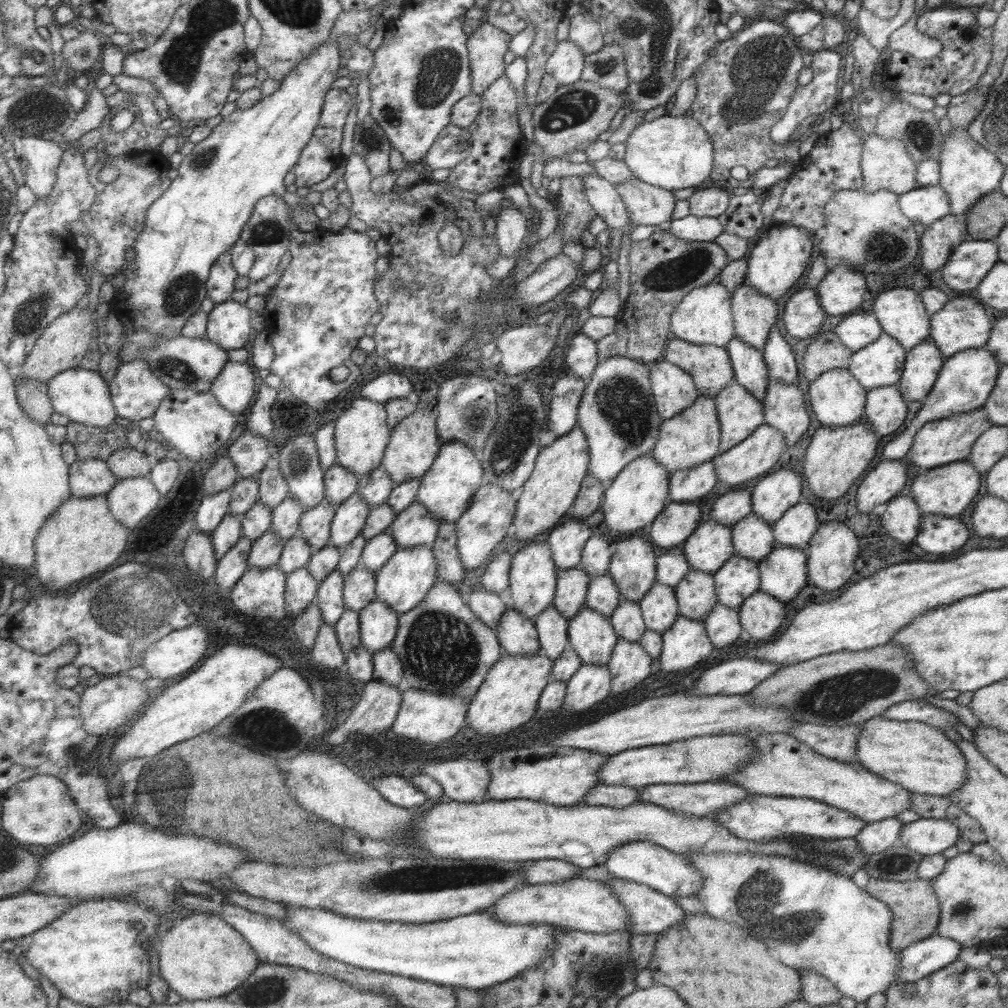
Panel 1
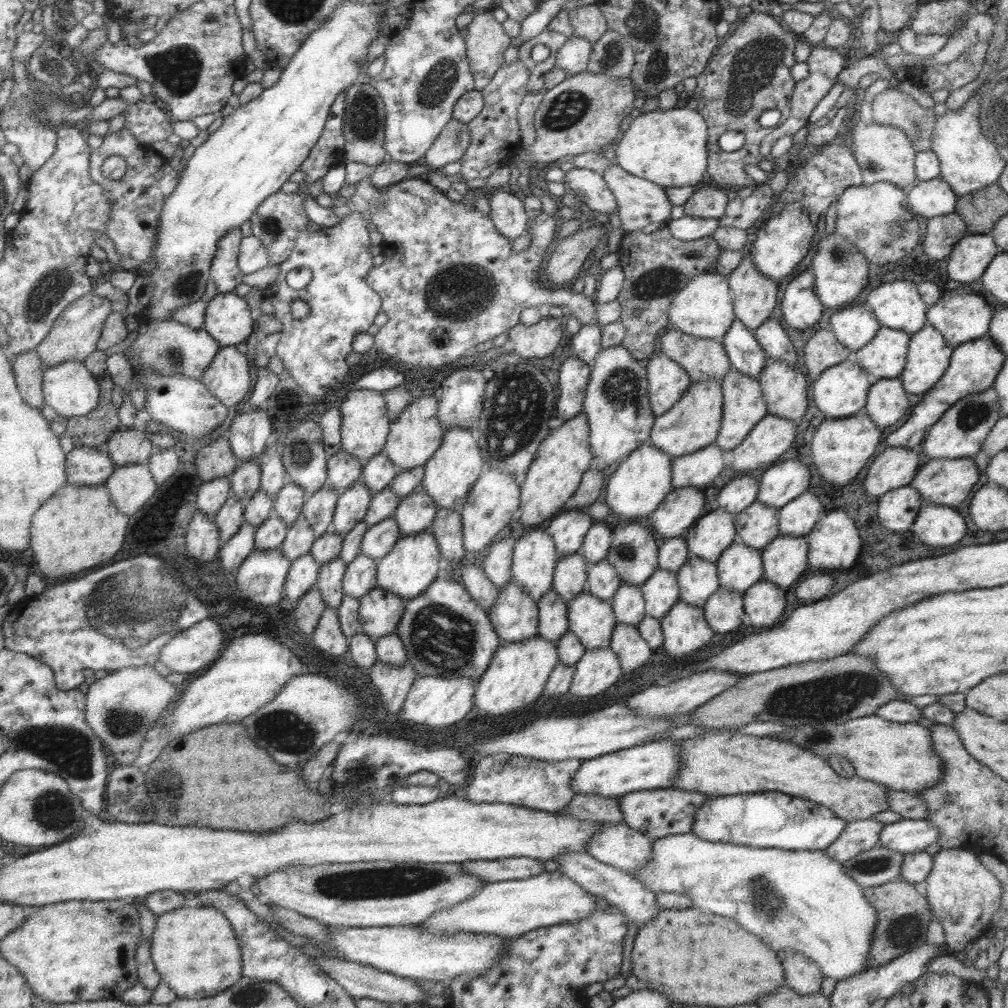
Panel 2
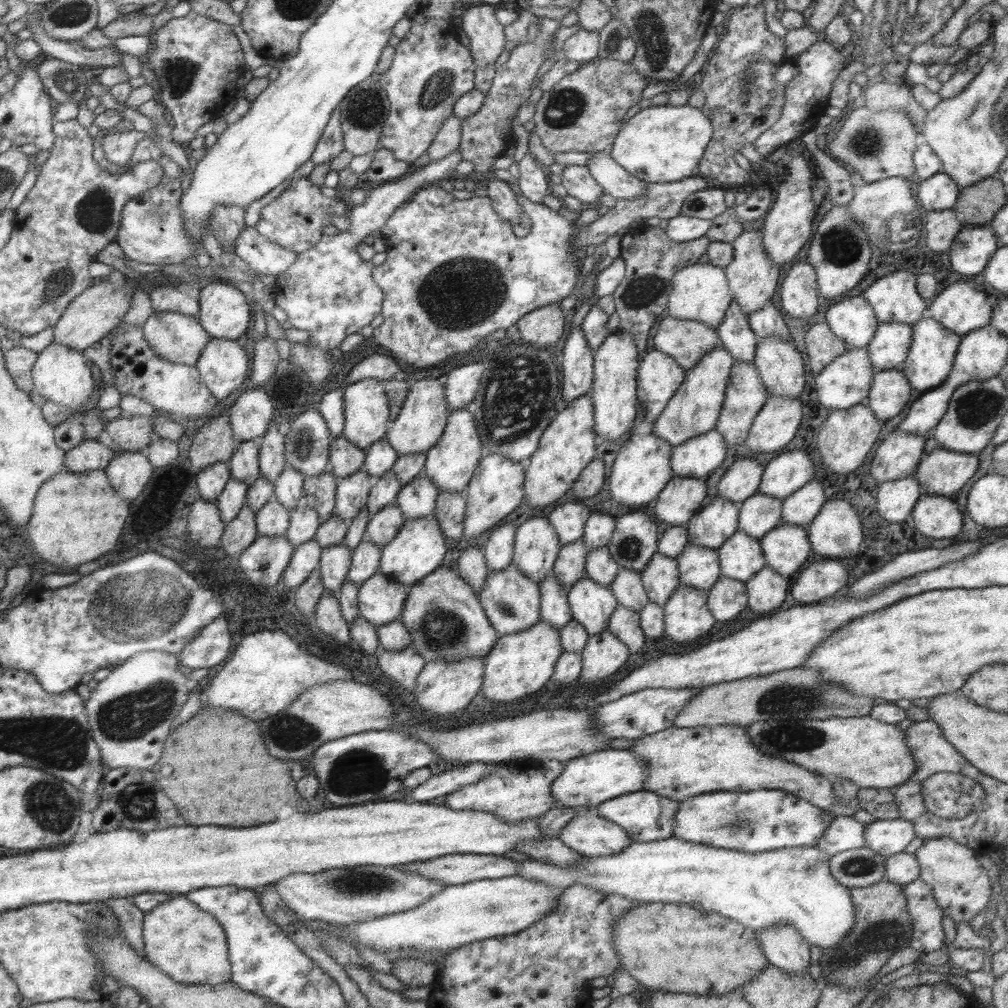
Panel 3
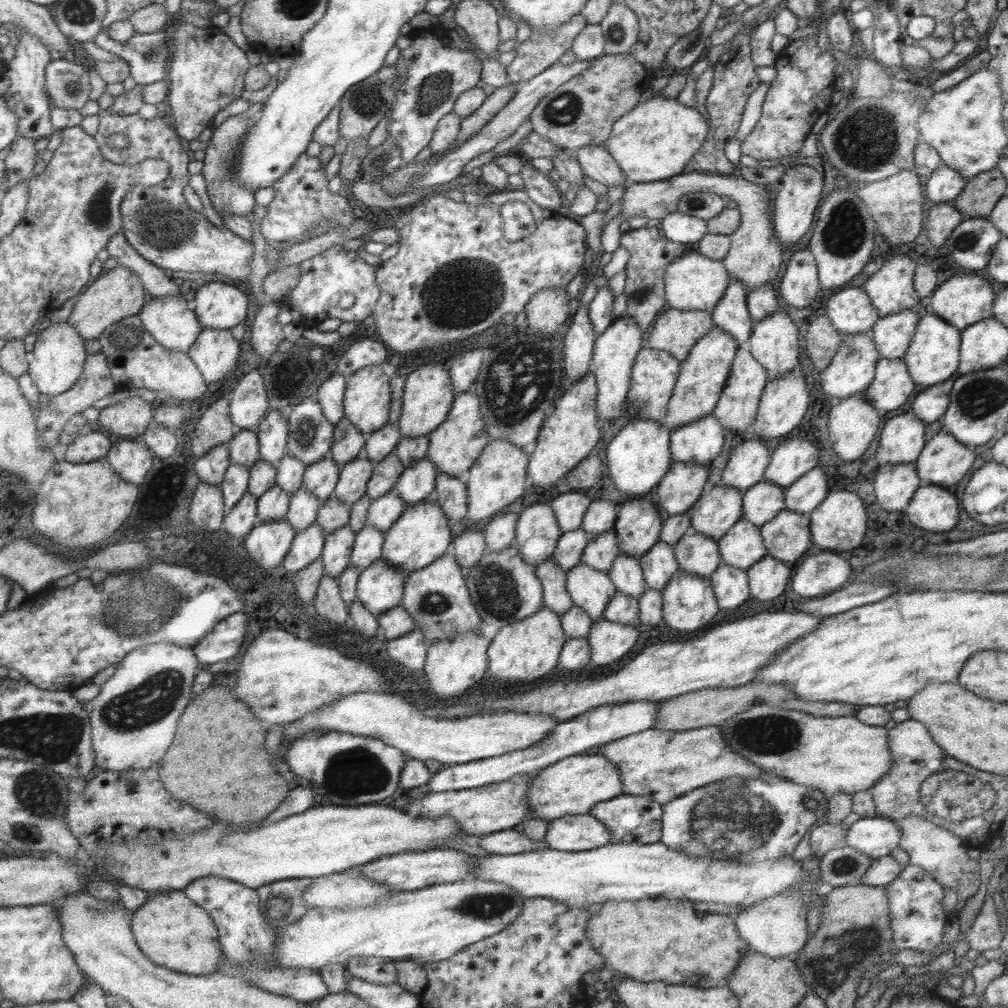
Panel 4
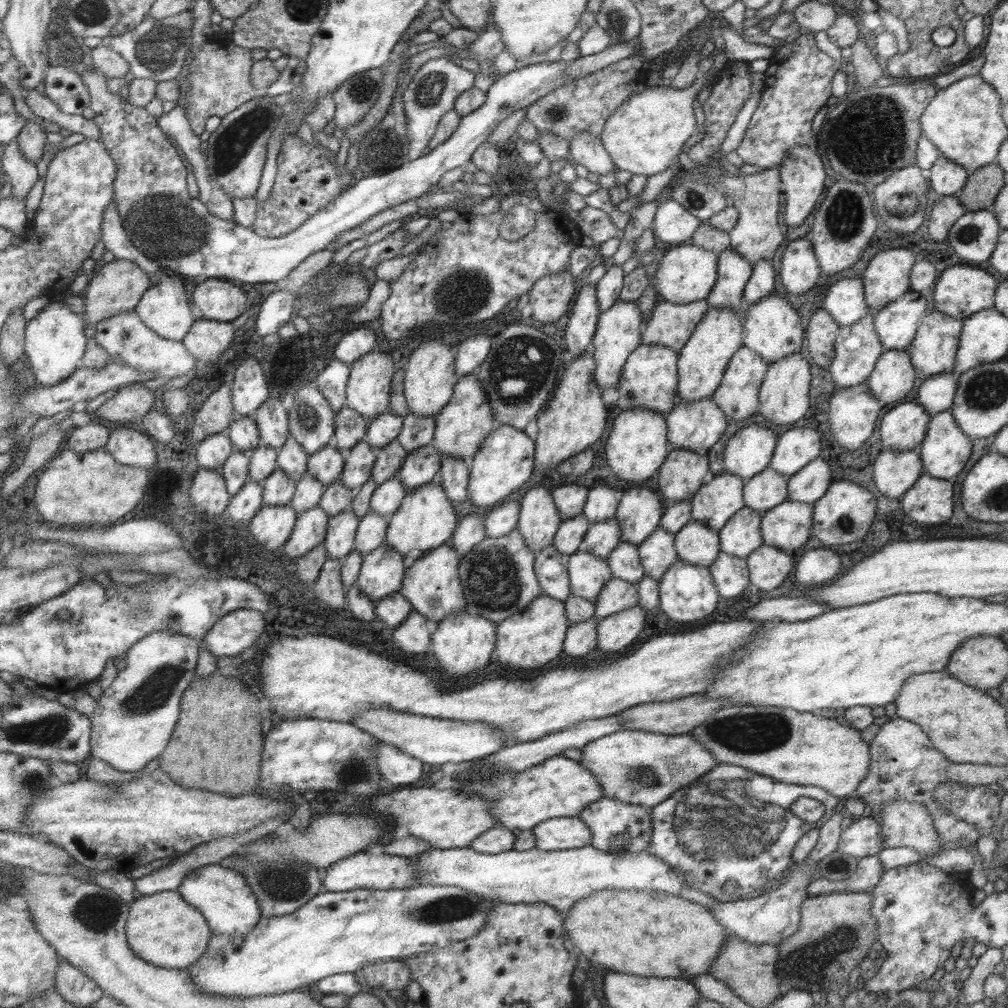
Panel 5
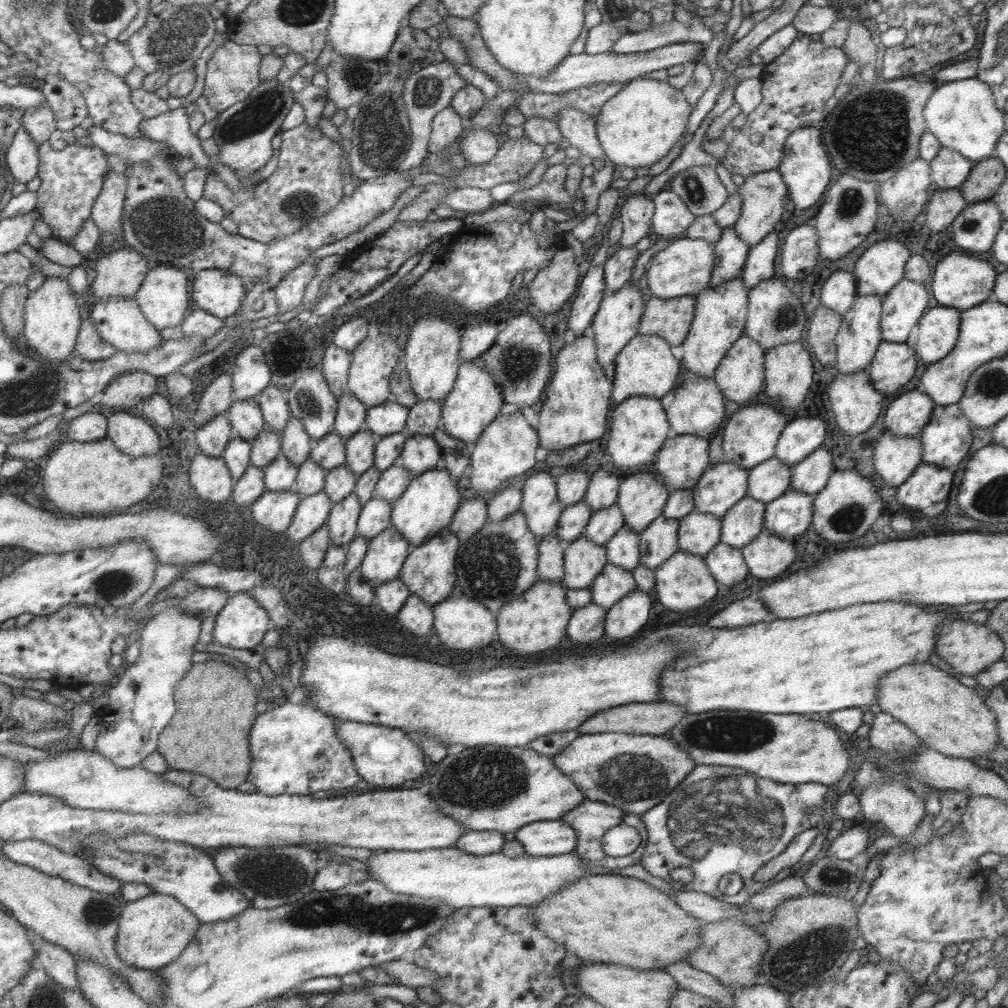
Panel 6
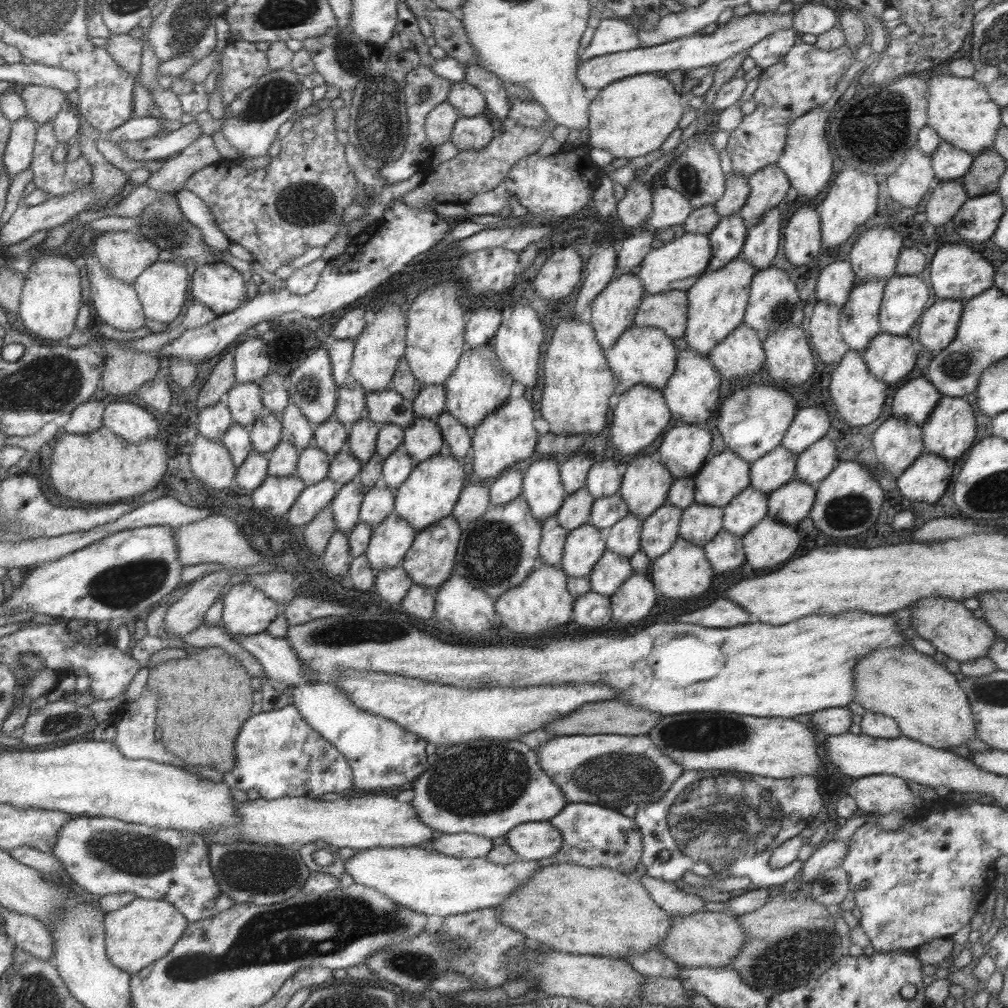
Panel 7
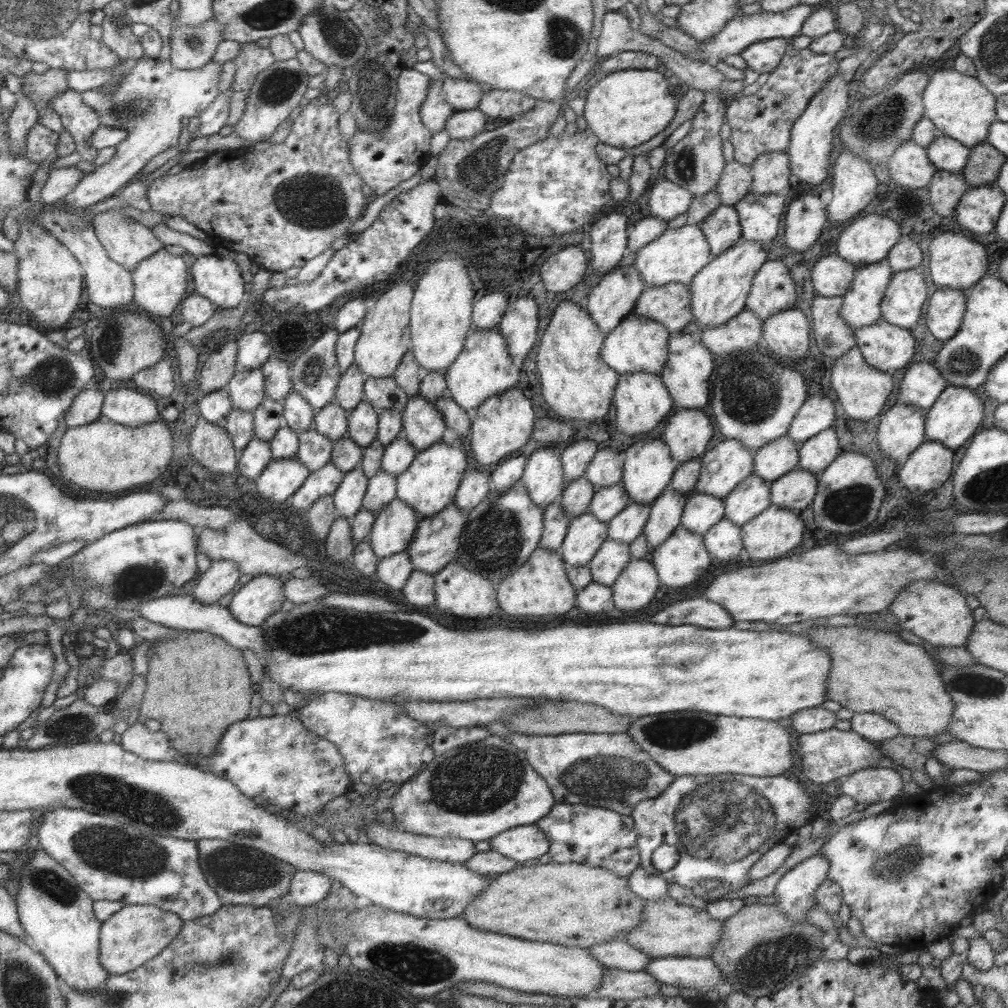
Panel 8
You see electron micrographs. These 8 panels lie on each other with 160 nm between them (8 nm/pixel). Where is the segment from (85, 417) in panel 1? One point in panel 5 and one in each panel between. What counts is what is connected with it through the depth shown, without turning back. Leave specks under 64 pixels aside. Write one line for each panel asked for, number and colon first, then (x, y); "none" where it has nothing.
2: (68, 388)
3: (63, 376)
4: (57, 357)
5: (54, 341)

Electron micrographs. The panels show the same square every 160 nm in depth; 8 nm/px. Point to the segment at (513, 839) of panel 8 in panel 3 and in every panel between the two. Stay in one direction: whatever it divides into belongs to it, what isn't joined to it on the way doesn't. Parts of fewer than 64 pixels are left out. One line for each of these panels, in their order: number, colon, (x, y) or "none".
3: (589, 835)
4: (572, 833)
5: (563, 833)
6: (548, 837)
7: (534, 841)

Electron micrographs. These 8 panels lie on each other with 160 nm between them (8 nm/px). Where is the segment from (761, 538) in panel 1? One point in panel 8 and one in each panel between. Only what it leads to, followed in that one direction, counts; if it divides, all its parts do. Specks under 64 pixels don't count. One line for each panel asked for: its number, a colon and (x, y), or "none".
2: (755, 526)
3: (757, 514)
4: (762, 501)
5: (767, 488)
6: (769, 479)
7: (771, 471)
8: (773, 460)

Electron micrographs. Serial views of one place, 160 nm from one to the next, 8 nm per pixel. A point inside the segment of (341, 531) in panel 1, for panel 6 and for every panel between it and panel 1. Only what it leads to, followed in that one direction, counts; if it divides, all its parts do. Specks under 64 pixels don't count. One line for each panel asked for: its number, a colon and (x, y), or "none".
2: (351, 505)
3: (351, 491)
4: (353, 475)
5: (358, 461)
6: (359, 449)

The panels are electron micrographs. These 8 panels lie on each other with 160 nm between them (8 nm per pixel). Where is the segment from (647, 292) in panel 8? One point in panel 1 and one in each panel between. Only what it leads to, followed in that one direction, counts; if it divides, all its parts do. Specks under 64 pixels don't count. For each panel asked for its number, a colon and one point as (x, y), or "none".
1: (709, 366)
2: (701, 359)
3: (685, 341)
4: (675, 331)
5: (670, 324)
6: (668, 318)
7: (667, 310)

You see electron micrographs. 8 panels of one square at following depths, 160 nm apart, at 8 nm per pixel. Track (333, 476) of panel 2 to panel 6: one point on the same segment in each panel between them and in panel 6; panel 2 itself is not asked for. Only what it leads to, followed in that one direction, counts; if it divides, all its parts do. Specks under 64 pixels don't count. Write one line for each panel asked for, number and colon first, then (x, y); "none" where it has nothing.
3: (344, 458)
4: (347, 444)
5: (350, 428)
6: (350, 414)

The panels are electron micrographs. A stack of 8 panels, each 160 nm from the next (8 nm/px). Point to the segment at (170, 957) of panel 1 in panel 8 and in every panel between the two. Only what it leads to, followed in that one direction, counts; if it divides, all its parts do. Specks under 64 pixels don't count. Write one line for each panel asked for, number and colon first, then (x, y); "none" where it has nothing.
2: (194, 950)
3: (187, 944)
4: (170, 930)
5: (161, 929)
6: (154, 929)
7: (141, 932)
8: (134, 934)

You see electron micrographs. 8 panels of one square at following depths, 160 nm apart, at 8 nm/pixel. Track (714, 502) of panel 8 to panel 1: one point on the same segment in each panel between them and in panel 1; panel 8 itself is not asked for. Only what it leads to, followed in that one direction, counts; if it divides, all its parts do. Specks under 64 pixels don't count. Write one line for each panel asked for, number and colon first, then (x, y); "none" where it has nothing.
1: (695, 593)
2: (697, 579)
3: (698, 567)
4: (697, 554)
5: (694, 543)
6: (698, 532)
7: (699, 522)

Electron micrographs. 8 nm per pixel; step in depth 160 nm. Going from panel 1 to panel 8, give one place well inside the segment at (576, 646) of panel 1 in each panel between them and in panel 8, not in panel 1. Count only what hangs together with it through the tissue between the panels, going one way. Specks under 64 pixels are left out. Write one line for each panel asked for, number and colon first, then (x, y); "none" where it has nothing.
2: (591, 619)
3: (591, 604)
4: (590, 589)
5: (586, 573)
6: (583, 560)
7: (583, 546)
8: (584, 535)

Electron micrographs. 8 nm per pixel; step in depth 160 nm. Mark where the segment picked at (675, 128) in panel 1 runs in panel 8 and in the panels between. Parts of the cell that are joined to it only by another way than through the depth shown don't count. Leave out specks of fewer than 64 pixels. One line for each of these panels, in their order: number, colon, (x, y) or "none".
2: (667, 147)
3: (661, 143)
4: (653, 141)
5: (642, 135)
6: (636, 127)
7: (629, 117)
8: (627, 107)

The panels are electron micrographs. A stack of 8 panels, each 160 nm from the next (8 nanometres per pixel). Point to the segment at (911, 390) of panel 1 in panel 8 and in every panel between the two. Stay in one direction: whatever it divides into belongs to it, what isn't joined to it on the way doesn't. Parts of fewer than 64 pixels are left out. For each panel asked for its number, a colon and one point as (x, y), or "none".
2: (928, 354)
3: (930, 356)
4: (932, 357)
5: (932, 351)
6: (938, 326)
7: (937, 327)
8: (946, 307)

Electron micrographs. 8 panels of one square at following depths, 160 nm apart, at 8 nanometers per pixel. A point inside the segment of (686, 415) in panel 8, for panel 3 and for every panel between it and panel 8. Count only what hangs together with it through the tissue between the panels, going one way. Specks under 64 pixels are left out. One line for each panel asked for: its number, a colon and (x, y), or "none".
3: (680, 498)
4: (680, 486)
5: (682, 472)
6: (682, 459)
7: (684, 446)

